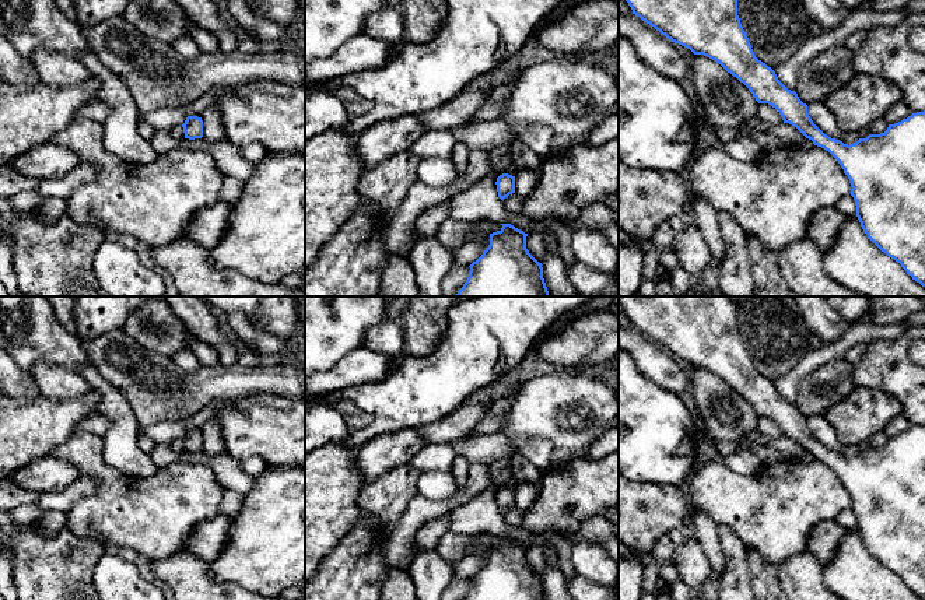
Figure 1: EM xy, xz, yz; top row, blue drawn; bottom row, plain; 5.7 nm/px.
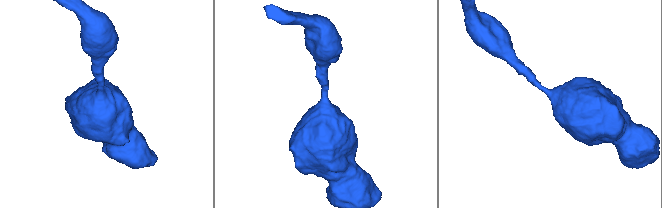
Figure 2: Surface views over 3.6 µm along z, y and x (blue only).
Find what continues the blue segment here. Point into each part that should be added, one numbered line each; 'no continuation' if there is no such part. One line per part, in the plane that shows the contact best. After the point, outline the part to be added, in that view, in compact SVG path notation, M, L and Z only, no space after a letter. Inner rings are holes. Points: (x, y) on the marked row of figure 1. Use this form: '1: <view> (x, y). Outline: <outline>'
no continuation

